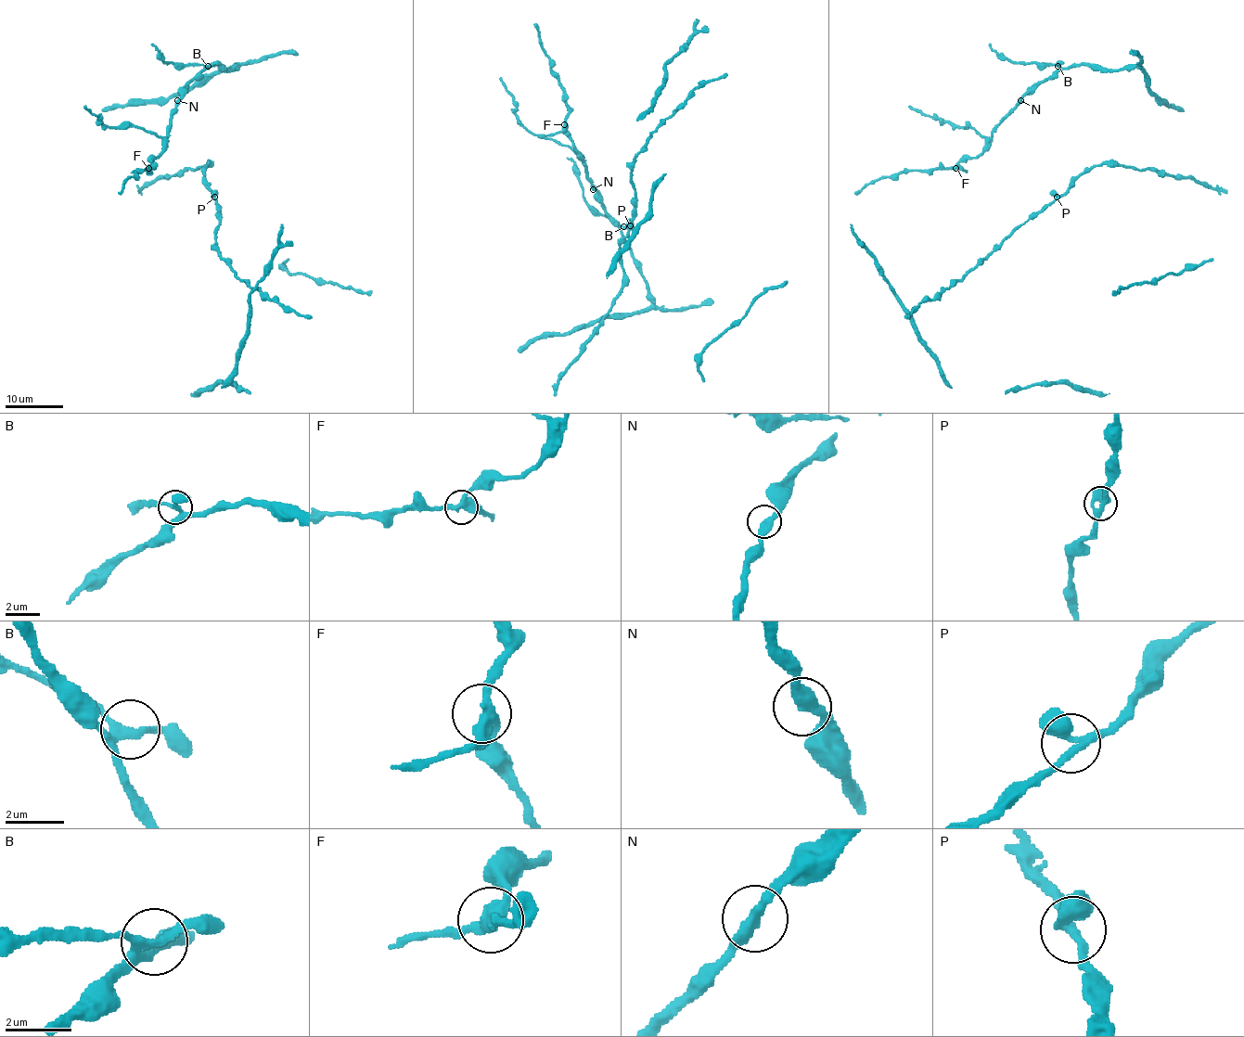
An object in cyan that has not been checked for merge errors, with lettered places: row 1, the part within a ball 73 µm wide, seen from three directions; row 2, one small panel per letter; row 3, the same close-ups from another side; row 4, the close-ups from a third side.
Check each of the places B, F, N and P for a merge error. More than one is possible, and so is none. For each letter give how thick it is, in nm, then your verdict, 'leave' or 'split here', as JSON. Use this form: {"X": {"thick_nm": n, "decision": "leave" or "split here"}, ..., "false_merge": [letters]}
{"B": {"thick_nm": 240, "decision": "leave"}, "F": {"thick_nm": 360, "decision": "leave"}, "N": {"thick_nm": 400, "decision": "leave"}, "P": {"thick_nm": 240, "decision": "leave"}, "false_merge": []}

